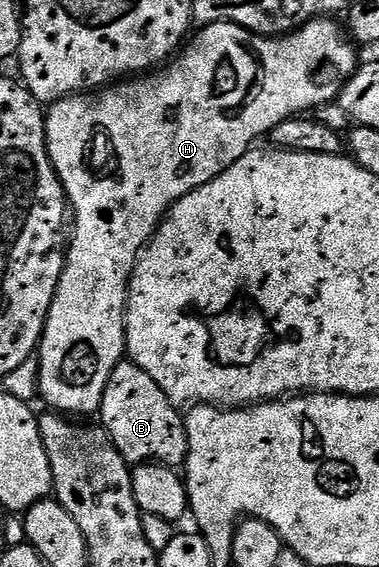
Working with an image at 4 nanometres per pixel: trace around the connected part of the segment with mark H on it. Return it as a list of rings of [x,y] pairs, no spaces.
[[[318,17],[316,21],[307,22],[302,29],[297,29],[294,33],[286,33],[284,37],[260,37],[231,23],[206,25],[198,32],[201,34],[197,38],[194,36],[164,67],[158,68],[148,75],[138,76],[136,79],[125,79],[120,83],[114,83],[96,91],[86,91],[65,97],[62,101],[54,101],[48,106],[45,114],[47,151],[51,163],[59,175],[61,186],[65,188],[72,216],[73,213],[77,216],[74,221],[73,218],[71,221],[71,236],[68,238],[65,254],[65,270],[59,279],[59,287],[55,291],[55,299],[49,309],[49,317],[45,321],[45,330],[39,346],[41,397],[49,404],[46,406],[50,410],[62,415],[96,414],[100,410],[107,379],[111,379],[111,371],[115,371],[115,367],[127,353],[125,308],[129,305],[129,280],[133,277],[133,268],[137,265],[137,258],[141,256],[143,250],[152,241],[153,234],[165,220],[165,214],[169,212],[169,208],[179,199],[183,199],[183,195],[187,195],[191,191],[211,183],[211,179],[223,175],[223,171],[227,171],[227,167],[234,165],[244,153],[248,153],[260,142],[257,141],[260,137],[261,140],[268,138],[269,132],[275,127],[279,127],[279,123],[283,123],[288,117],[308,114],[310,111],[316,111],[321,106],[336,102],[340,98],[342,87],[357,72],[359,60],[357,61],[358,46],[351,40],[350,34],[342,26],[341,30],[335,22],[336,20],[327,17]]]

